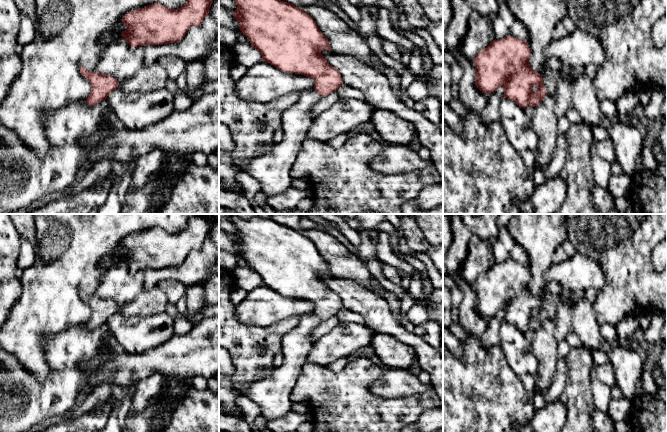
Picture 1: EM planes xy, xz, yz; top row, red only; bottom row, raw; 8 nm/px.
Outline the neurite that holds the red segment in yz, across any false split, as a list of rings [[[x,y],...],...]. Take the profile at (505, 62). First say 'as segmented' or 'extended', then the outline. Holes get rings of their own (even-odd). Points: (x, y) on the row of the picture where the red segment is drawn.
extended; [[[513,36],[495,39],[473,59],[477,88],[484,93],[491,94],[502,86],[504,98],[513,100],[525,109],[527,106],[539,105],[546,95],[553,96],[560,80],[569,82],[573,79],[573,72],[565,68],[555,72],[546,67],[542,75],[535,72],[529,64],[530,55],[528,41],[522,41]]]

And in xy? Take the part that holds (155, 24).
as segmented; [[[187,0],[187,3],[178,9],[170,9],[160,3],[154,3],[130,11],[122,18],[122,24],[126,25],[127,29],[121,32],[121,36],[131,47],[178,42],[191,27],[202,24],[212,2],[213,0]]]

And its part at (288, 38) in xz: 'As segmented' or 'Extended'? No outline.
Extended

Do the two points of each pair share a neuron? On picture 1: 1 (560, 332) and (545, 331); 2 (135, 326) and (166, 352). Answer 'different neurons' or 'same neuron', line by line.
1: different neurons
2: different neurons

